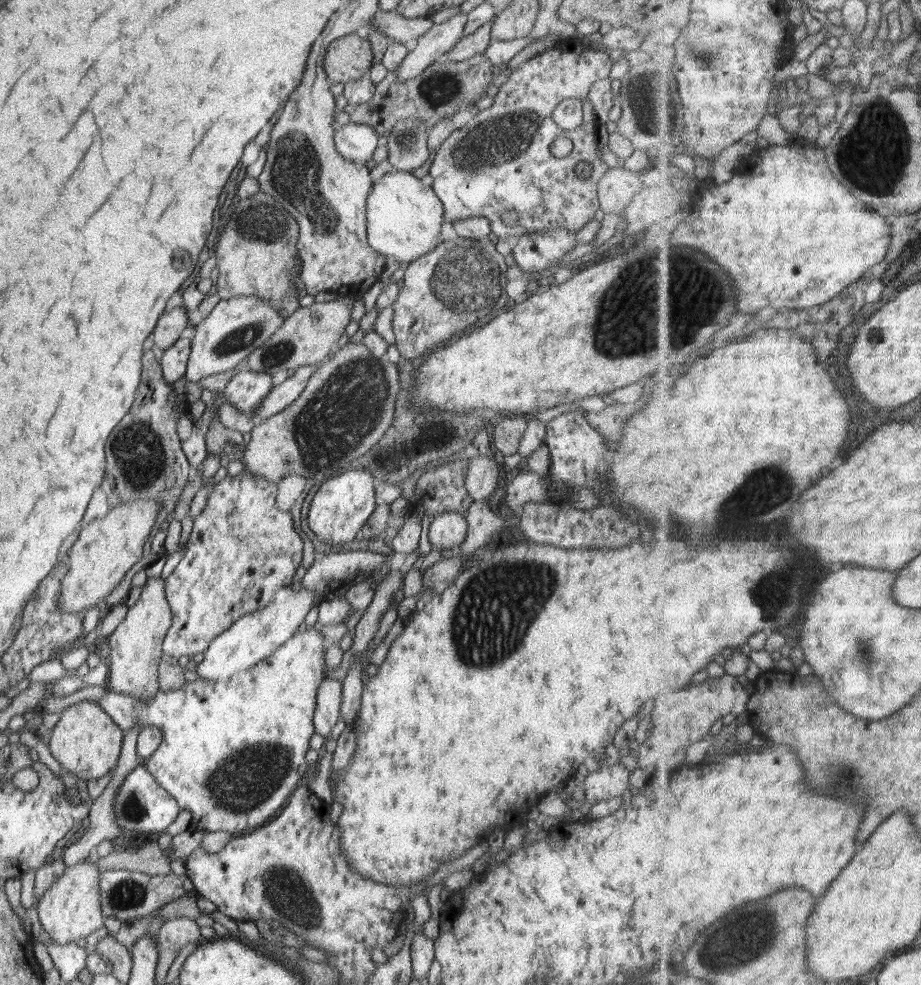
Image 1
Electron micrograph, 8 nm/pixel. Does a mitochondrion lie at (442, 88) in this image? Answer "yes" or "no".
yes

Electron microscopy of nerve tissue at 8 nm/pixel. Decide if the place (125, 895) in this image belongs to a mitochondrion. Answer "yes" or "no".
yes

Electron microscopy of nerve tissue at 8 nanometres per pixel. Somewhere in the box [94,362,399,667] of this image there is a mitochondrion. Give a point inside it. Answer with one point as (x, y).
(142, 438)

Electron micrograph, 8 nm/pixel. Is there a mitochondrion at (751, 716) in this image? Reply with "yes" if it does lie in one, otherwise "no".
no

